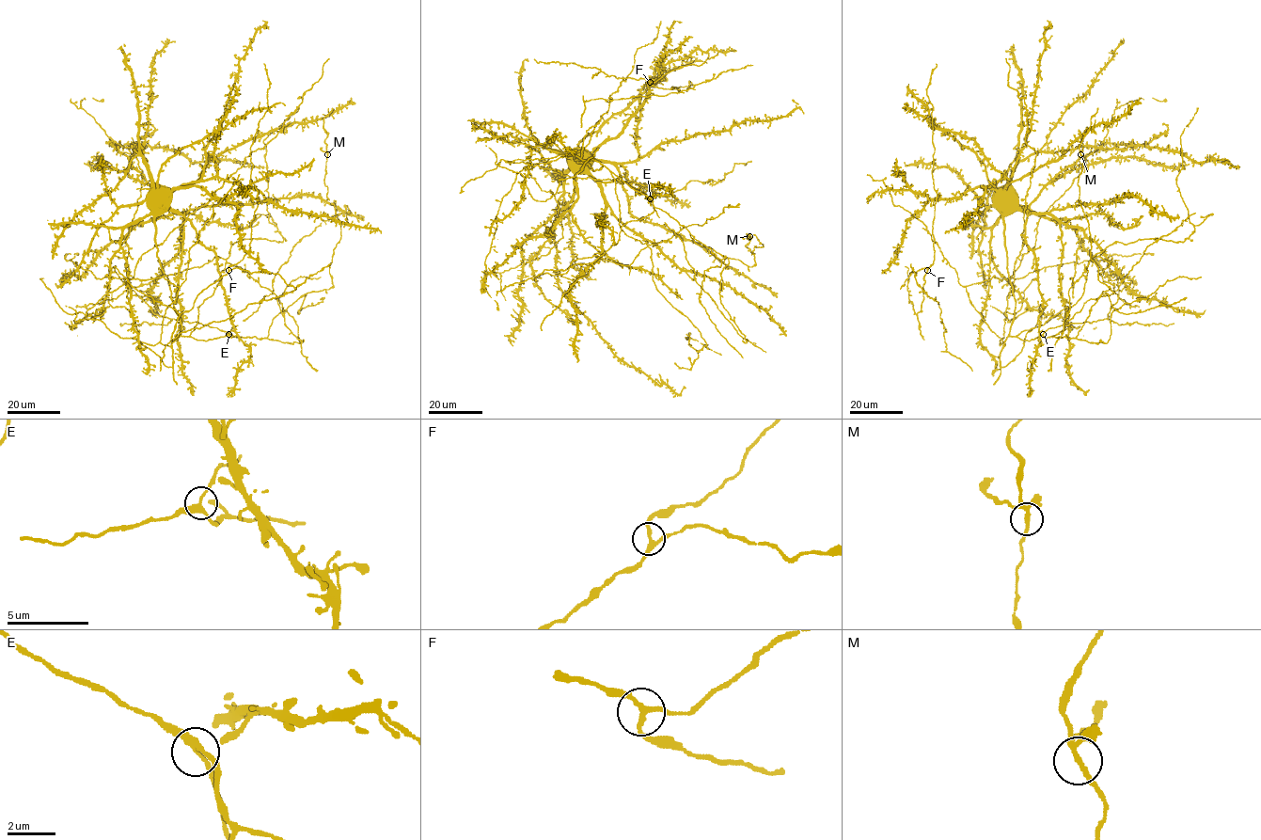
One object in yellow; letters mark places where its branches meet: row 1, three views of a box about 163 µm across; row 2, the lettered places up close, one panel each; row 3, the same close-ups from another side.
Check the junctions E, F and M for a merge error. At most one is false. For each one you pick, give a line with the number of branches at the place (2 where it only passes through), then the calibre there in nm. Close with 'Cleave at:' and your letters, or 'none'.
Cleave at: none

